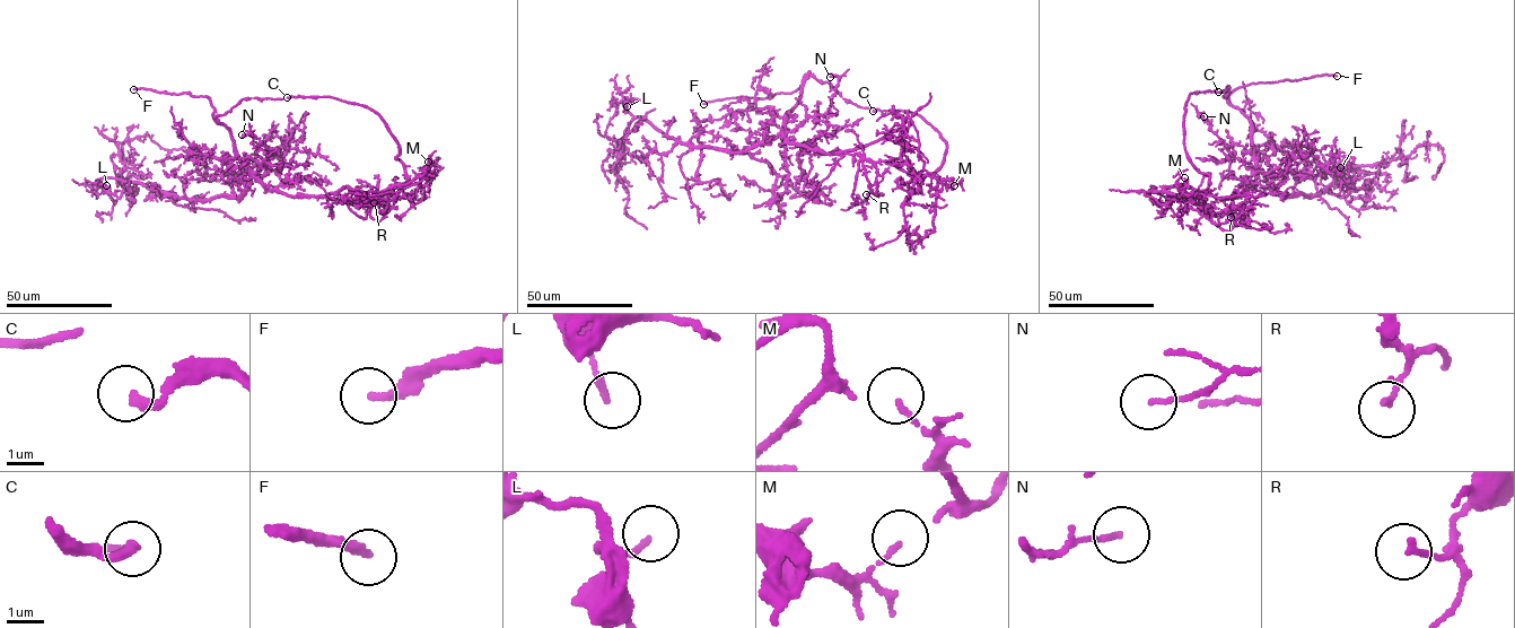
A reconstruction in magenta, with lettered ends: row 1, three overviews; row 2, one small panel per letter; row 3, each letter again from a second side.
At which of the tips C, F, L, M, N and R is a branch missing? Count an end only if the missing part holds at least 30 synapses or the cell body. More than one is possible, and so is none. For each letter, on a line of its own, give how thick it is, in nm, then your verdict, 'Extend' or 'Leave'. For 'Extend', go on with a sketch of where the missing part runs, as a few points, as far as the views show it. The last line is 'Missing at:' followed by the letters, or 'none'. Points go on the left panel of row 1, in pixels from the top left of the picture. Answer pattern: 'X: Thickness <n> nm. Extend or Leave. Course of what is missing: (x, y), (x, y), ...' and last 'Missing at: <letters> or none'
C: Thickness 240 nm. Leave
F: Thickness 240 nm. Extend. Course of what is missing: (133, 89), (125, 89), (117, 106), (115, 132), (96, 150), (84, 153)
L: Thickness 160 nm. Leave
M: Thickness 90 nm. Leave
N: Thickness 100 nm. Leave
R: Thickness 160 nm. Leave
Missing at: F

